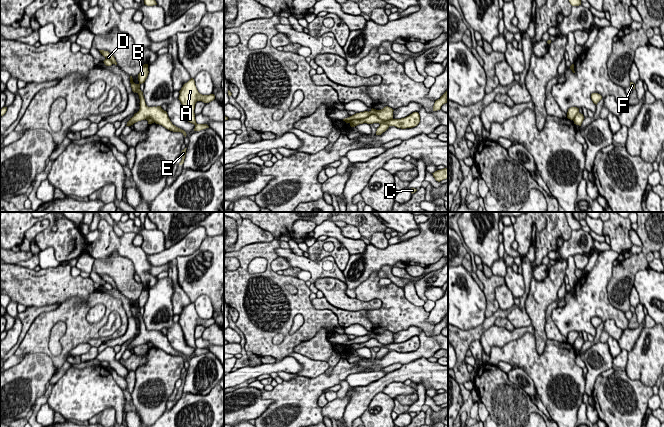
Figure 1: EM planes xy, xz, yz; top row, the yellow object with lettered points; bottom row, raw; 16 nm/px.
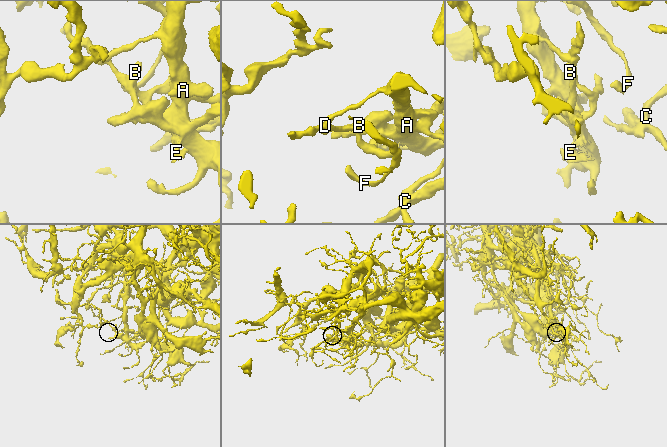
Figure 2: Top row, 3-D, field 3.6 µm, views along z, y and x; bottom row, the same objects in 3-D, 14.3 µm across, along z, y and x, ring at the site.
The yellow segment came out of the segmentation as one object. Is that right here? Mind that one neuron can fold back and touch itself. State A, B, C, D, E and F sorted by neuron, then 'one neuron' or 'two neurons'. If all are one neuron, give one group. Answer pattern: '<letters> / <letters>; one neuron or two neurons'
A C F / B D E; two neurons

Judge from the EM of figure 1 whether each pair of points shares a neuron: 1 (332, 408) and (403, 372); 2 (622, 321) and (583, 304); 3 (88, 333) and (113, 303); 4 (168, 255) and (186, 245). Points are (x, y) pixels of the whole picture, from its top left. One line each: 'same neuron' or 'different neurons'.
1: different neurons
2: same neuron
3: same neuron
4: same neuron

